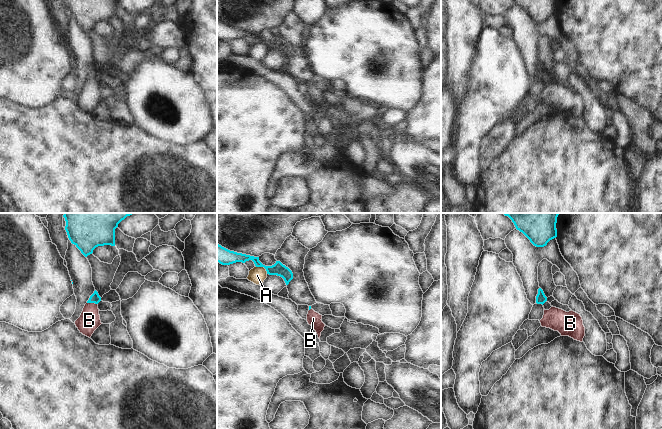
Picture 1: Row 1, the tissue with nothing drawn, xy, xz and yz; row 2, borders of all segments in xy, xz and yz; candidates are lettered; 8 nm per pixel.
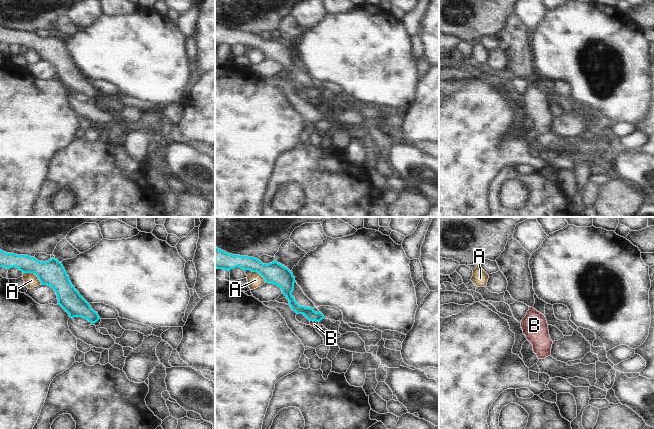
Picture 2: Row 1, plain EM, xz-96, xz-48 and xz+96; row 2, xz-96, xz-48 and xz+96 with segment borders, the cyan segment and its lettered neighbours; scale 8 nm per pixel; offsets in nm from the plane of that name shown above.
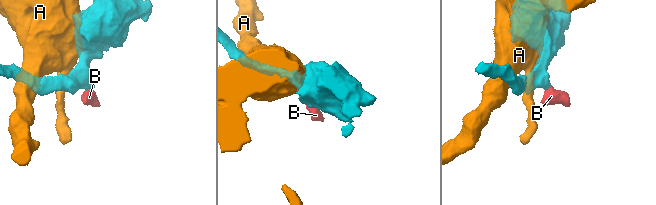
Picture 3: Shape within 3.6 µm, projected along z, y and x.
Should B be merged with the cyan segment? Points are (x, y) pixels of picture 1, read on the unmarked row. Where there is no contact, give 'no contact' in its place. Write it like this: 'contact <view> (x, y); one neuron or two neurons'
contact xy (92, 78); one neuron

